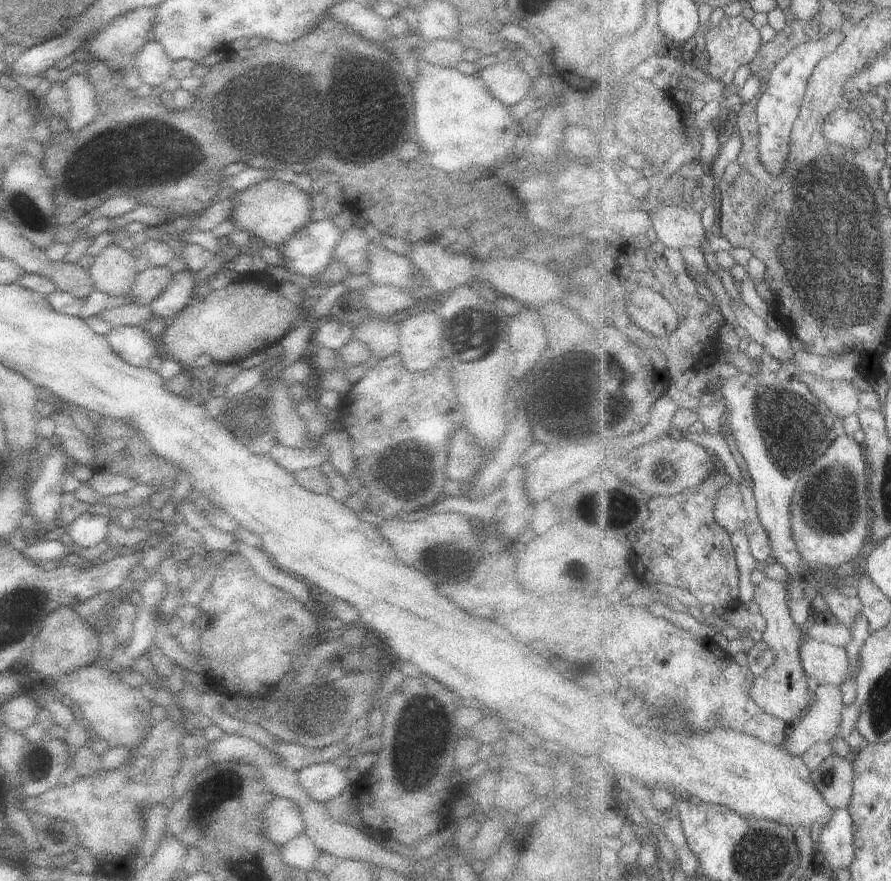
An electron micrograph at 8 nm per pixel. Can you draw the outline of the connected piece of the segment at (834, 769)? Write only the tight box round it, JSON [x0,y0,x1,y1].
[812,754,855,809]

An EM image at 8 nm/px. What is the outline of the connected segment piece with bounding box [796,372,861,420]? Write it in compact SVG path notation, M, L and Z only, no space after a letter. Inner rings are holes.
M810 373L796 374L811 387L814 395L824 402L837 418L844 420L861 408L860 390L851 381L830 381Z

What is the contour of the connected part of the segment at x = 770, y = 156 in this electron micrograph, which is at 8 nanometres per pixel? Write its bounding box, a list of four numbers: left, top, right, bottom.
[757,31,845,174]

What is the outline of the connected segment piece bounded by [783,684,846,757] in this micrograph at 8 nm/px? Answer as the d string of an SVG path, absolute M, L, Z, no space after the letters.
M821 685L818 687L816 701L807 709L799 722L791 724L787 742L783 745L791 754L802 757L813 745L833 741L841 734L844 719L844 690L840 685Z

